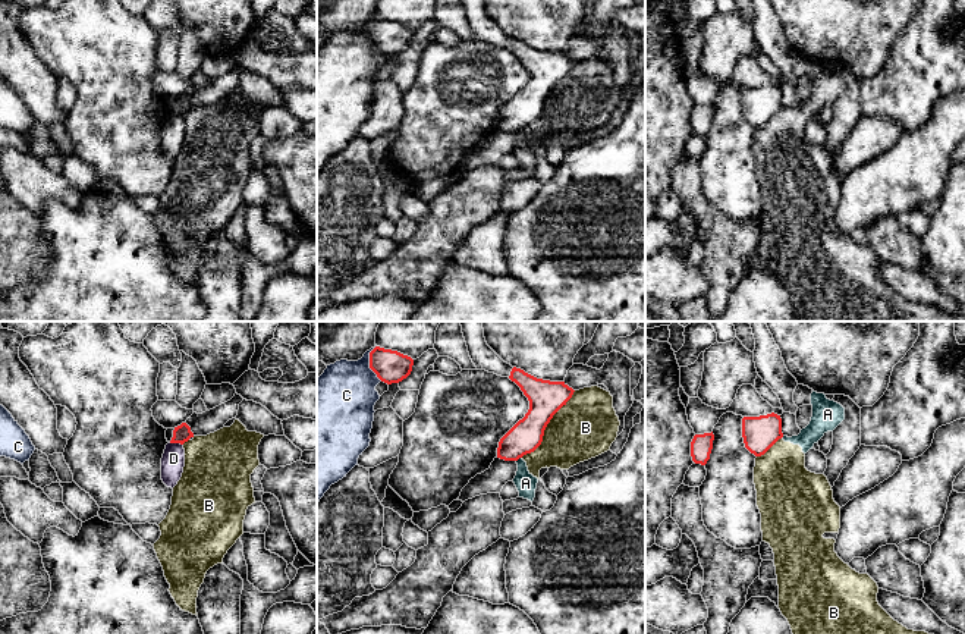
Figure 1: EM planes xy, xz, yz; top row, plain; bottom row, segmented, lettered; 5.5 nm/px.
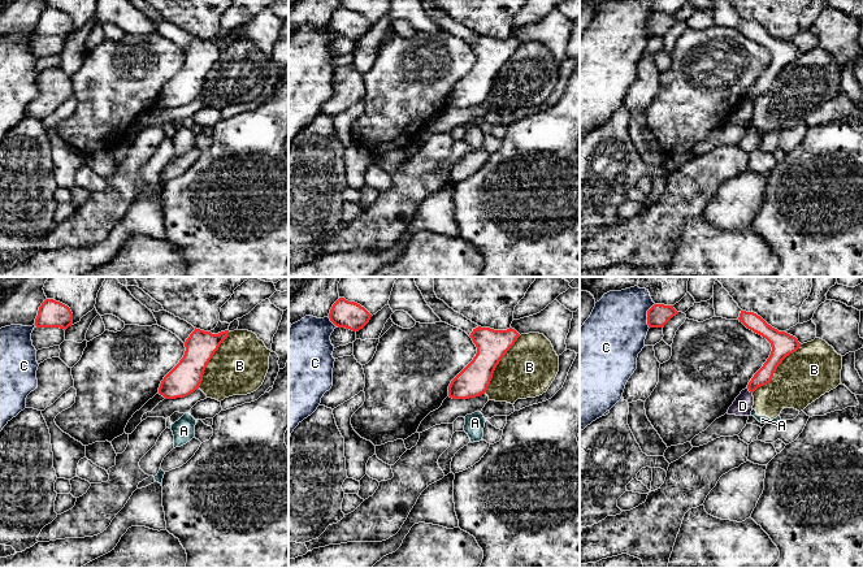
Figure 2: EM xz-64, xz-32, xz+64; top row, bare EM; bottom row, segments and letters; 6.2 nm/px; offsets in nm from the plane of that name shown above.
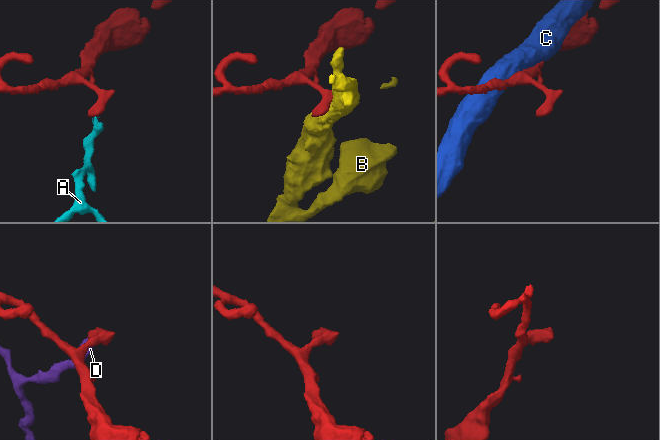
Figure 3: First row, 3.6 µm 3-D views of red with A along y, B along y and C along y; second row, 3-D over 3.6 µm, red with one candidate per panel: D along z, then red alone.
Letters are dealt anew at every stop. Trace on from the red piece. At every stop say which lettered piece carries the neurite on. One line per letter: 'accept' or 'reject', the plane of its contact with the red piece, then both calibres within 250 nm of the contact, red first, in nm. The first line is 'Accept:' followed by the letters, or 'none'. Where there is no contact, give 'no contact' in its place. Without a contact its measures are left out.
Accept: none
A: reject; contact in xz; calibres 180 and 120 nm
B: reject; contact in xz; calibres 190 and 340 nm
C: reject; contact in xz; calibres 180 and 340 nm
D: reject; contact in xy; calibres 100 and 130 nm

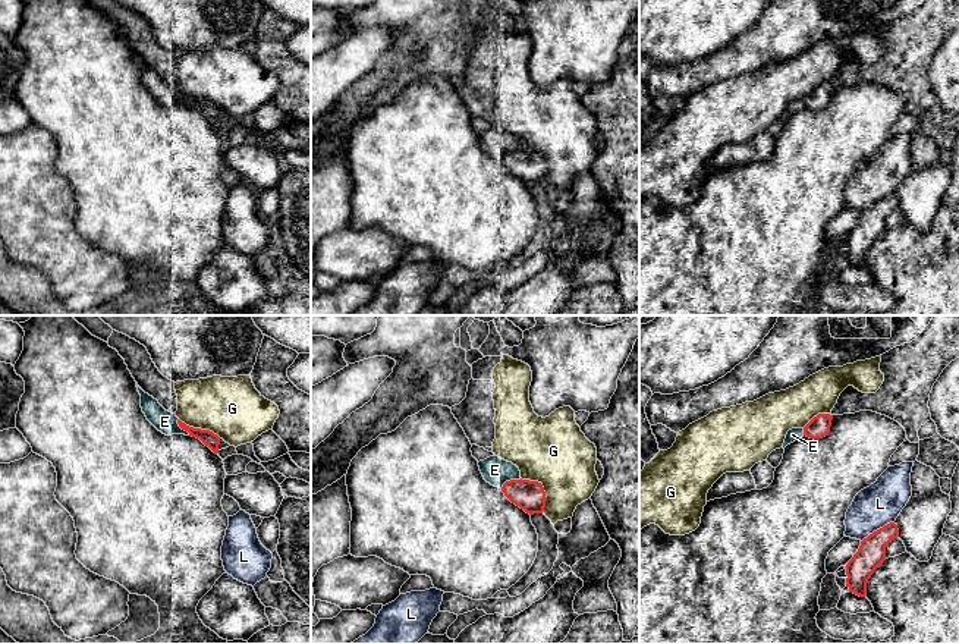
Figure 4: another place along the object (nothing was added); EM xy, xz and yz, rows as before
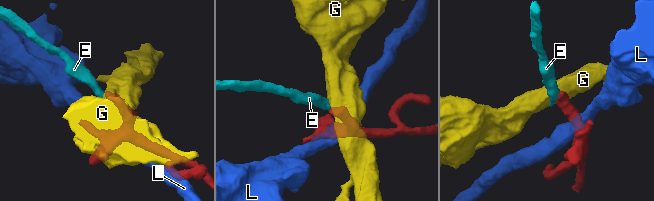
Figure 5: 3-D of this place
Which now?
Accept: E
E: accept; contact in xz; calibres 160 and 150 nm
G: reject; contact in xz; calibres 160 and 380 nm
L: reject; contact in yz; calibres 160 and 240 nm

